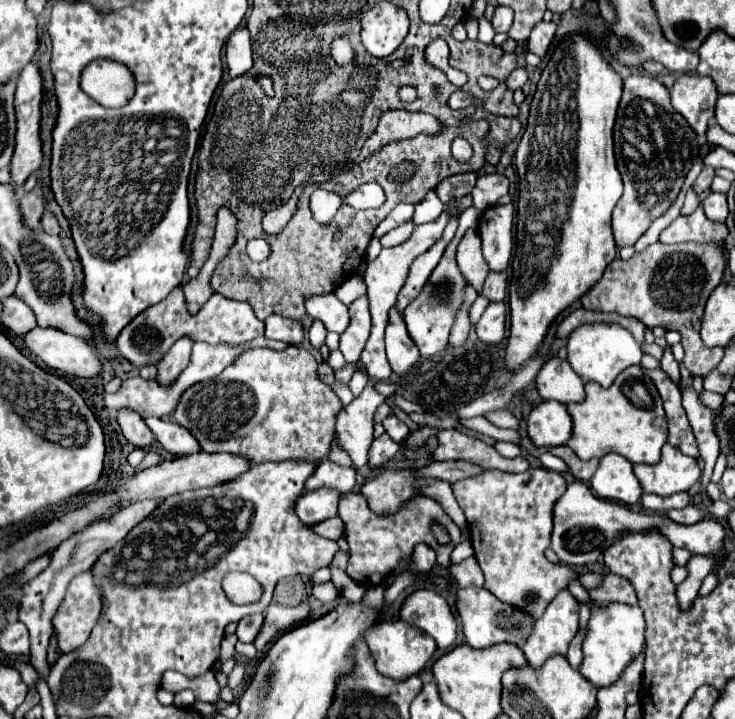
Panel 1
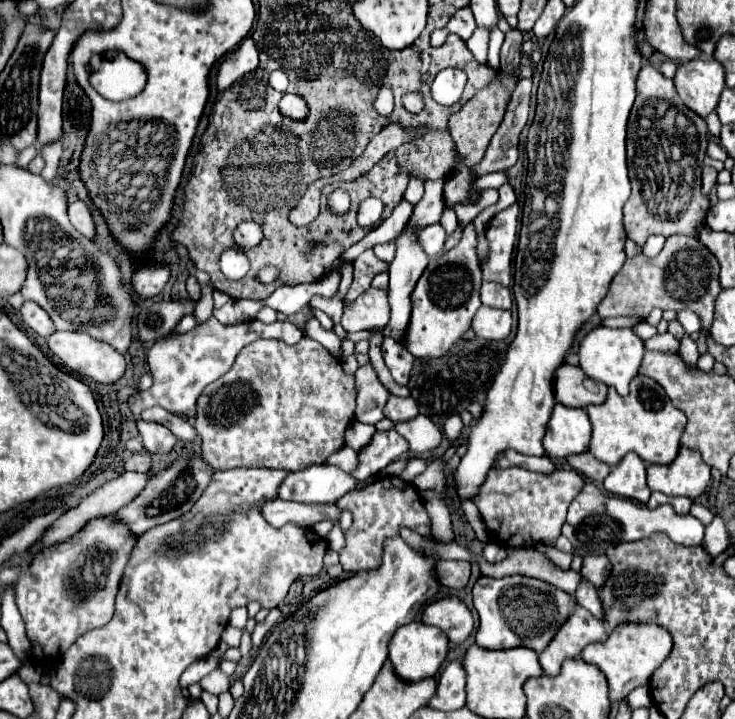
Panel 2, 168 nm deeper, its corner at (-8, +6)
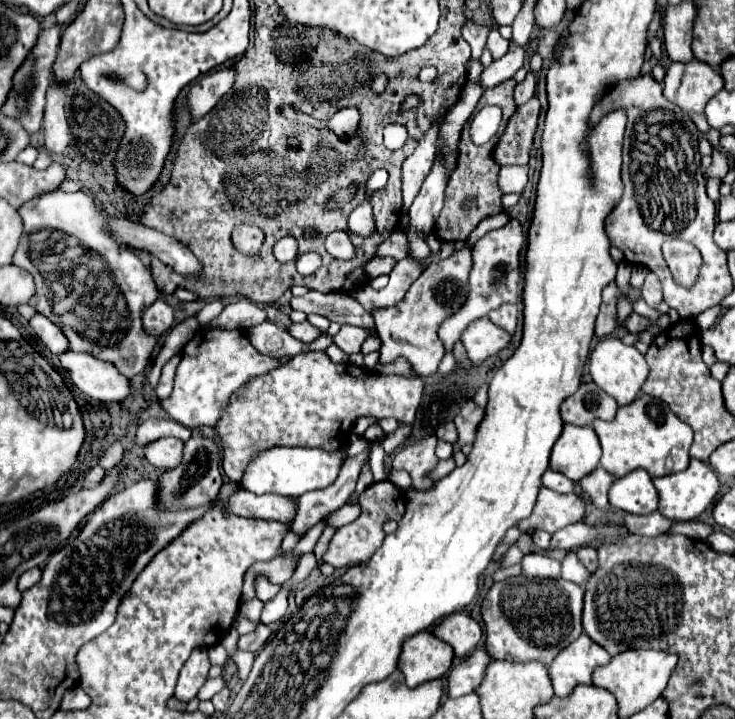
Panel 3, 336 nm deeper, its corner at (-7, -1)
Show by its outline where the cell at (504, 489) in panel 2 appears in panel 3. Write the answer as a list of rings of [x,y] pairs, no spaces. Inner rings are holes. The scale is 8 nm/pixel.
[[[541,487],[533,513],[519,523],[521,531],[527,529],[543,529],[547,533],[555,533],[573,521],[581,521],[585,515],[585,501],[577,493],[555,493],[547,487]]]

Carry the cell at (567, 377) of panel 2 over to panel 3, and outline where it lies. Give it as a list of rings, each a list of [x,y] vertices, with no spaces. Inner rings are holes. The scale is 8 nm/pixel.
[[[593,381],[583,383],[575,395],[571,395],[563,405],[561,405],[561,417],[565,423],[575,423],[575,425],[591,425],[595,419],[611,421],[617,413],[617,401],[601,391]]]

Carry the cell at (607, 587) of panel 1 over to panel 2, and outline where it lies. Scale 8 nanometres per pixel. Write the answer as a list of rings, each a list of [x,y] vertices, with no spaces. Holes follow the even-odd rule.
[[[600,554],[600,556],[586,556],[586,558],[584,558],[582,576],[584,576],[590,584],[594,584],[596,592],[602,590],[602,586],[606,584],[610,572],[612,572],[610,560],[608,560],[604,554]]]

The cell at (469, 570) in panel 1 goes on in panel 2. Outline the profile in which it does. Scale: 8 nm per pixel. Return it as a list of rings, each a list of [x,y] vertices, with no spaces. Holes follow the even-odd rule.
[[[486,544],[482,556],[484,556],[484,560],[488,564],[498,564],[498,562],[502,562],[506,558],[506,550],[504,548],[498,548],[496,544]]]

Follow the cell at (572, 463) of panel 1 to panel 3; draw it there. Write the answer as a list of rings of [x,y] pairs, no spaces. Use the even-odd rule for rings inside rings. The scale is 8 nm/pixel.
[[[599,467],[597,471],[593,471],[593,475],[587,475],[585,479],[581,479],[581,489],[583,493],[589,497],[589,501],[595,505],[595,507],[607,507],[609,501],[607,501],[607,491],[609,487],[613,485],[615,477],[609,475],[603,467]]]

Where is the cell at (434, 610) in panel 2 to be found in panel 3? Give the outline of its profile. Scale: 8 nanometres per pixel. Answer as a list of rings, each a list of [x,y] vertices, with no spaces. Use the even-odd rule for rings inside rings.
[[[455,613],[451,617],[445,617],[433,629],[433,633],[437,635],[437,639],[449,643],[457,657],[465,657],[467,653],[471,653],[483,635],[479,623],[465,613]]]

